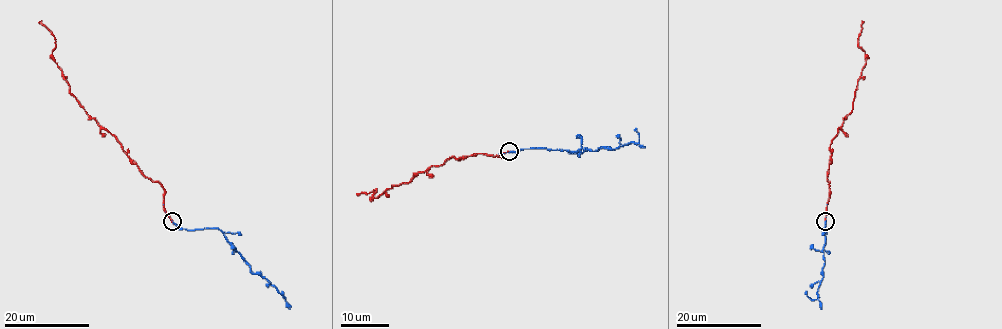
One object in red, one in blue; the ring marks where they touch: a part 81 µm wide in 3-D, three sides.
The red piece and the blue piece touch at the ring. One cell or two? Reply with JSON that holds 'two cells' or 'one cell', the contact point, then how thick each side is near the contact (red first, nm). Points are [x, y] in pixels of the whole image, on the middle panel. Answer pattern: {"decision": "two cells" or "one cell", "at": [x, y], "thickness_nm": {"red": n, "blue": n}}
{"decision": "one cell", "at": [509, 151], "thickness_nm": {"red": 170, "blue": 240}}

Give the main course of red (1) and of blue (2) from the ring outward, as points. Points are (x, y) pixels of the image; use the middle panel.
1: (510, 151), (500, 156), (452, 157), (376, 198), (372, 197), (376, 190), (360, 193)
2: (510, 151), (613, 149), (638, 144), (639, 135), (635, 129)

